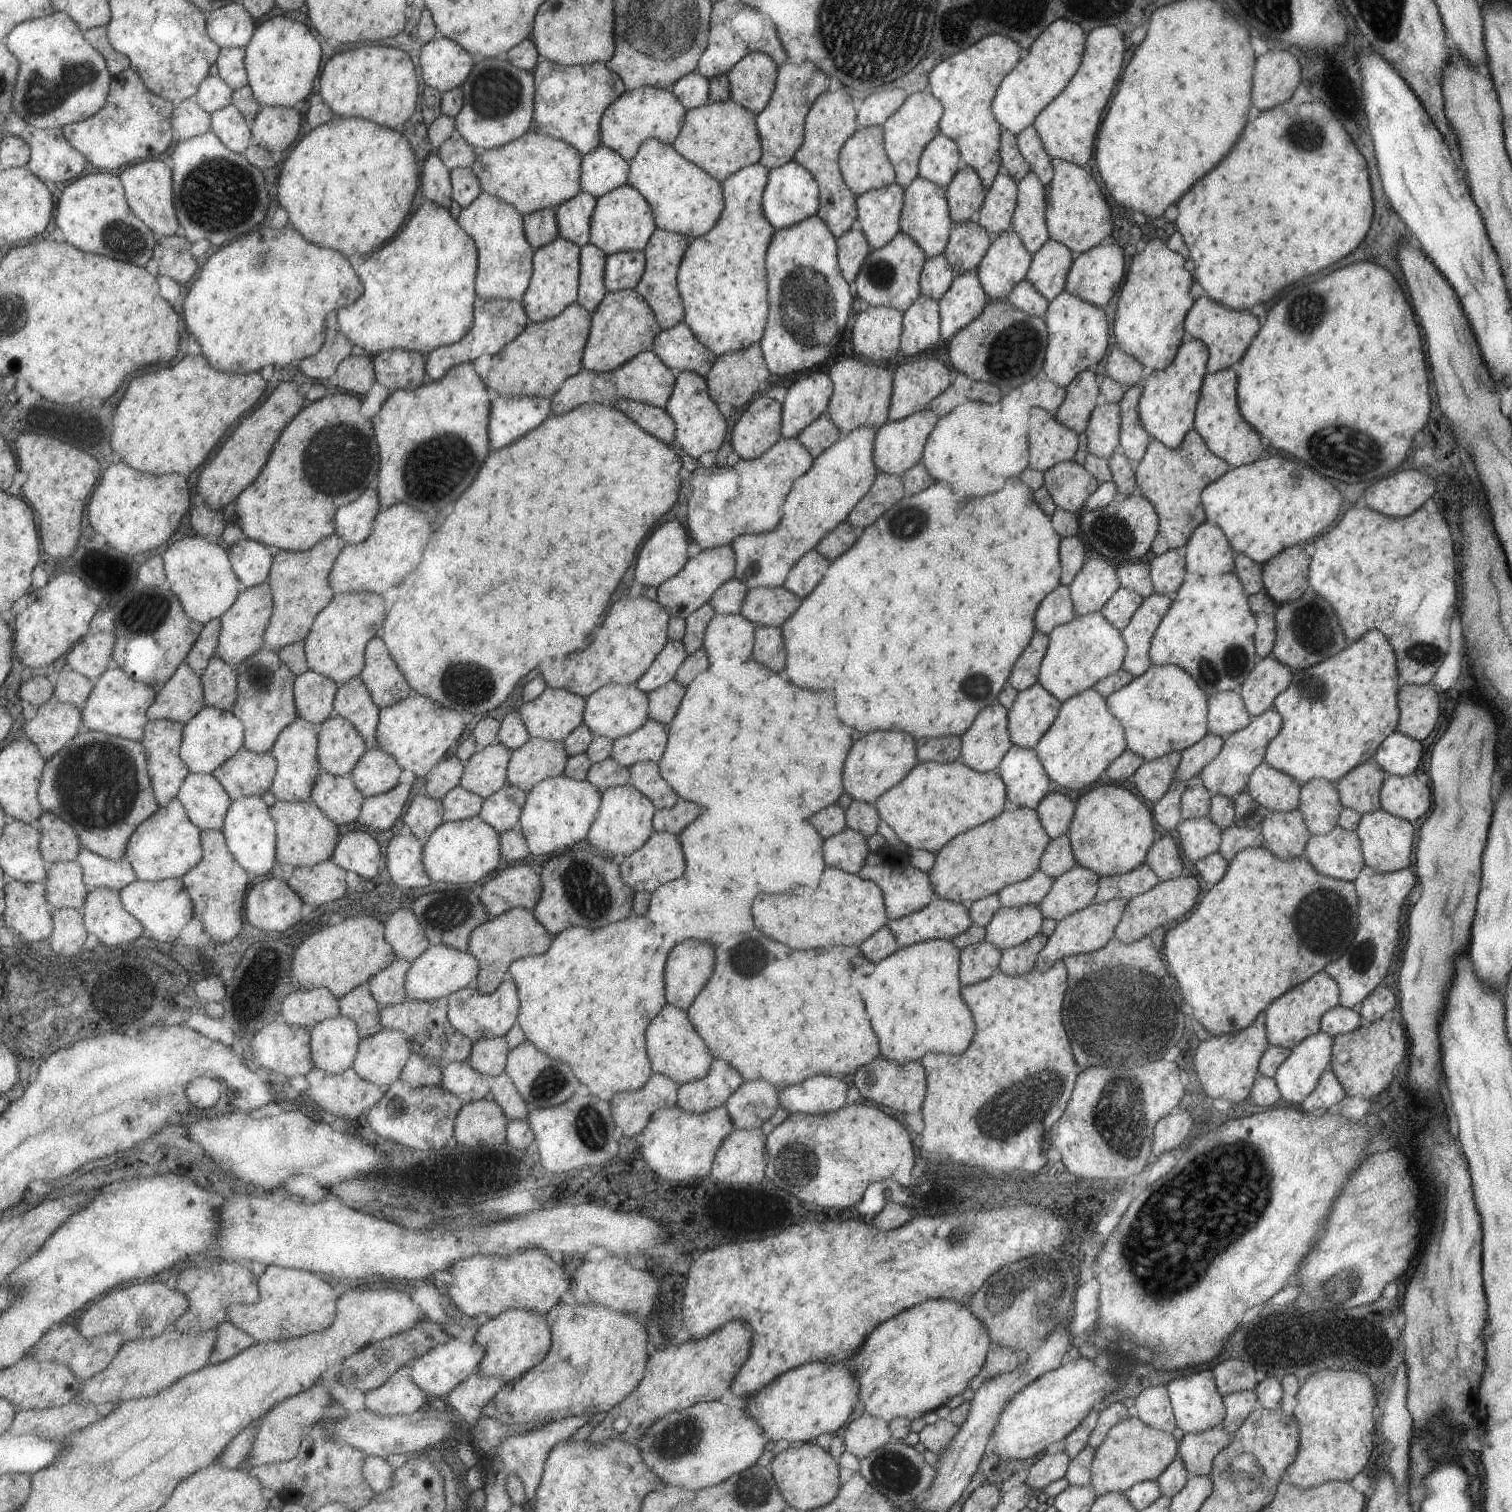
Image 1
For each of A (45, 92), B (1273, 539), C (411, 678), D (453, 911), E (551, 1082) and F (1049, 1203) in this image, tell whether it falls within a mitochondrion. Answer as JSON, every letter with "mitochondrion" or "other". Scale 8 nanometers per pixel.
{"A":"mitochondrion","B":"other","C":"other","D":"mitochondrion","E":"mitochondrion","F":"other"}

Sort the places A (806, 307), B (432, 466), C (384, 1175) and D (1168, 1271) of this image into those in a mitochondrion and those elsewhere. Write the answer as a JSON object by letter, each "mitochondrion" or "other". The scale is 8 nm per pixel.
{"A":"mitochondrion","B":"mitochondrion","C":"other","D":"mitochondrion"}

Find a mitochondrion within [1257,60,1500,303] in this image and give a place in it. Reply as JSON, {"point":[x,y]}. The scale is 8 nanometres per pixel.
{"point":[1306,137]}

